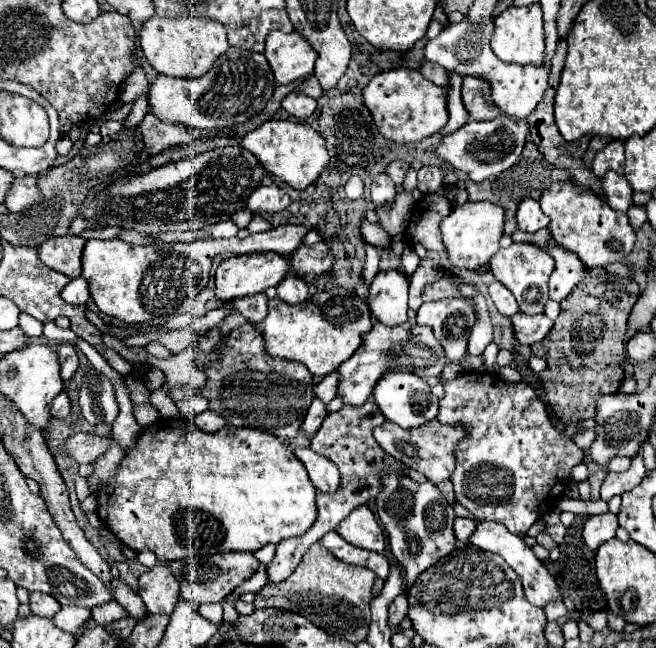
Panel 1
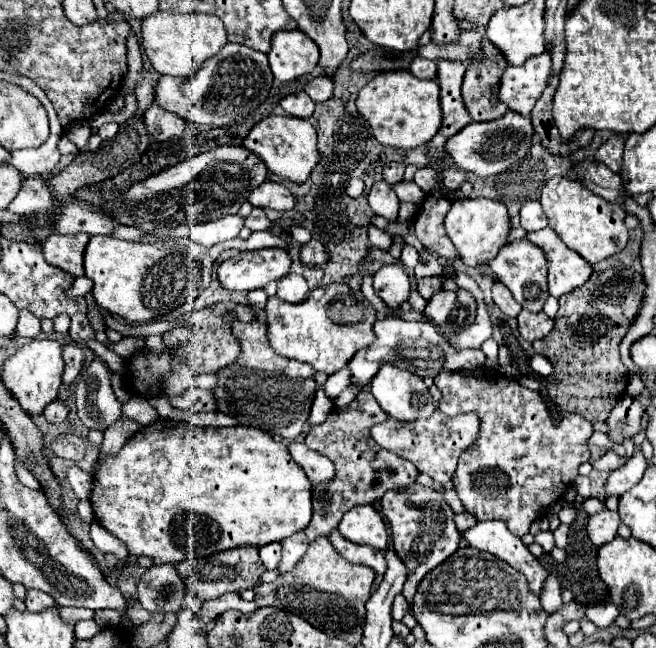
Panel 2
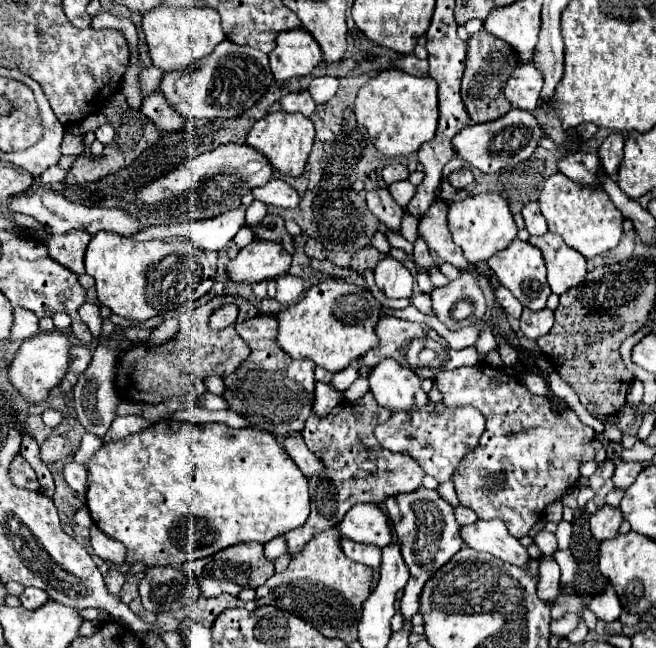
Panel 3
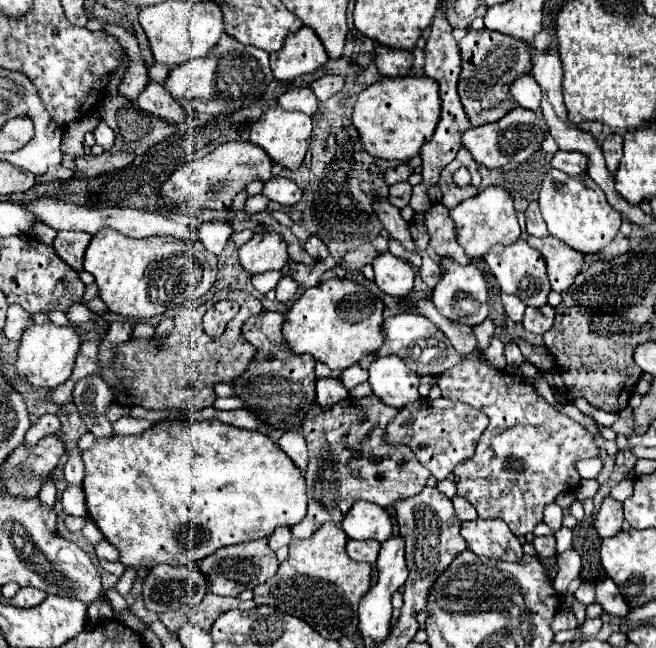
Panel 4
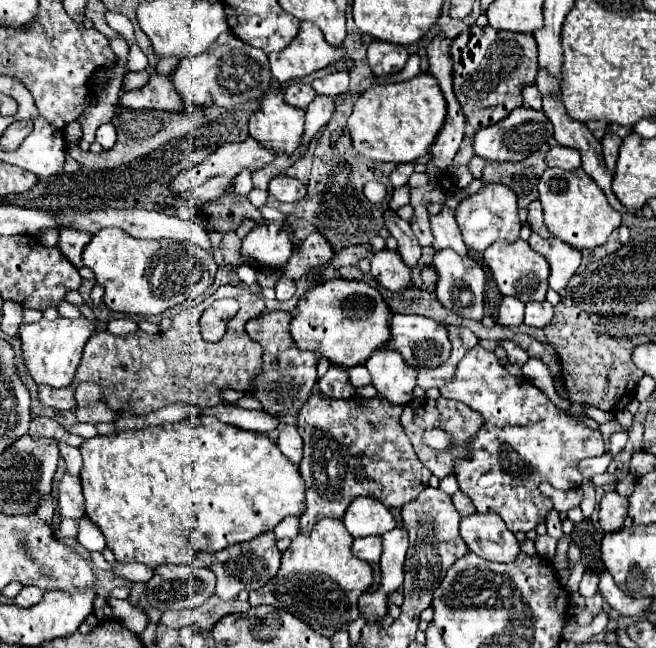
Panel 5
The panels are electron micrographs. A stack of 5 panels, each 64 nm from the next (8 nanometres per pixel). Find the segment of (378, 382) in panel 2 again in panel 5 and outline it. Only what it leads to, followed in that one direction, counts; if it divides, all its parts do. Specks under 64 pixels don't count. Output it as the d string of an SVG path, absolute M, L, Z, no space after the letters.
M380 348L366 360L366 368L372 376L372 386L390 404L404 406L414 398L412 390L416 386L416 368L406 364L398 352Z

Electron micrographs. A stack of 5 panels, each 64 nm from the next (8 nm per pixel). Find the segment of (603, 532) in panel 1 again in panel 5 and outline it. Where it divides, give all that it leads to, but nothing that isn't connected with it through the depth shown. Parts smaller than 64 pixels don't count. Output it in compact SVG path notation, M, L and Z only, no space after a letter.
M606 492L604 498L602 498L602 502L600 502L600 512L598 512L602 530L604 530L606 534L618 532L618 530L624 526L626 510L628 510L626 498L618 496L616 492Z

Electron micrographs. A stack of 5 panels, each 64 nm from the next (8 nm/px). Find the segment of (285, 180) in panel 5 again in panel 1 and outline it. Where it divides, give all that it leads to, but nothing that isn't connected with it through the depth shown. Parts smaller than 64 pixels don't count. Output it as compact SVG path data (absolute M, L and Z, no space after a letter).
M276 184L270 186L258 186L252 194L250 194L250 210L252 212L282 212L284 208L290 206L290 196L278 188Z

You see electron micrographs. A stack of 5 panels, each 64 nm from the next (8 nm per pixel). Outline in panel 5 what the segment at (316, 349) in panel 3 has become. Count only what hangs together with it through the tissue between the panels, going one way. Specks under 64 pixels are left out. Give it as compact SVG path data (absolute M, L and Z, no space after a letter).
M332 278L310 288L296 304L290 336L300 350L324 356L332 366L352 368L364 364L374 350L388 342L390 308L378 290L366 282Z

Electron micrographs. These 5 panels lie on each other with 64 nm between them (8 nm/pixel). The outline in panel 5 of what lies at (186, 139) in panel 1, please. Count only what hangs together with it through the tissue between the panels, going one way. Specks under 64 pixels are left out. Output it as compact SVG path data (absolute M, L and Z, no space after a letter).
M152 74L150 82L132 92L120 94L120 104L132 110L164 110L164 112L180 112L184 110L184 100L176 96L176 90L172 88L170 76Z

